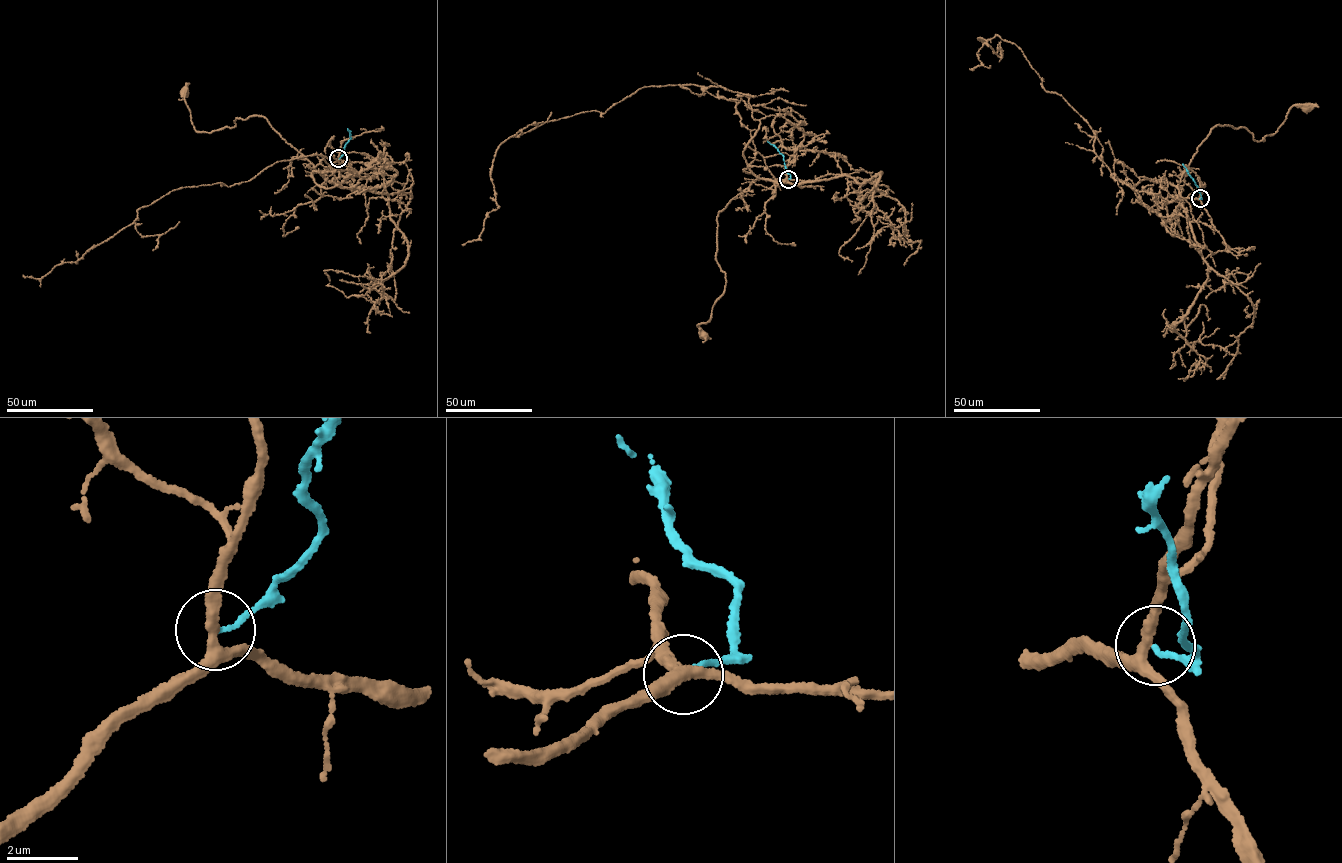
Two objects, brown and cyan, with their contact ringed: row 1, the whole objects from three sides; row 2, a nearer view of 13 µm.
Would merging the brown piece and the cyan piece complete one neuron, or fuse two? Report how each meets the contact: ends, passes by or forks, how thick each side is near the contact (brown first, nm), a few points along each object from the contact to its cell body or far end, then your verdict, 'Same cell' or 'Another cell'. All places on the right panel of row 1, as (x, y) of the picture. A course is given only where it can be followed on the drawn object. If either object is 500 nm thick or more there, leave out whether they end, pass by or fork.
At the ring brown forks. At the ring cyan ends. Thickness 280 nm (brown) against 120 nm. Course of brown: (1199, 198), (1182, 199), (1178, 187), (1213, 128), (1244, 127), (1253, 139), (1264, 140), (1292, 106), (1306, 107). Course of cyan: (1199, 198), (1199, 189), (1182, 164). Another cell

